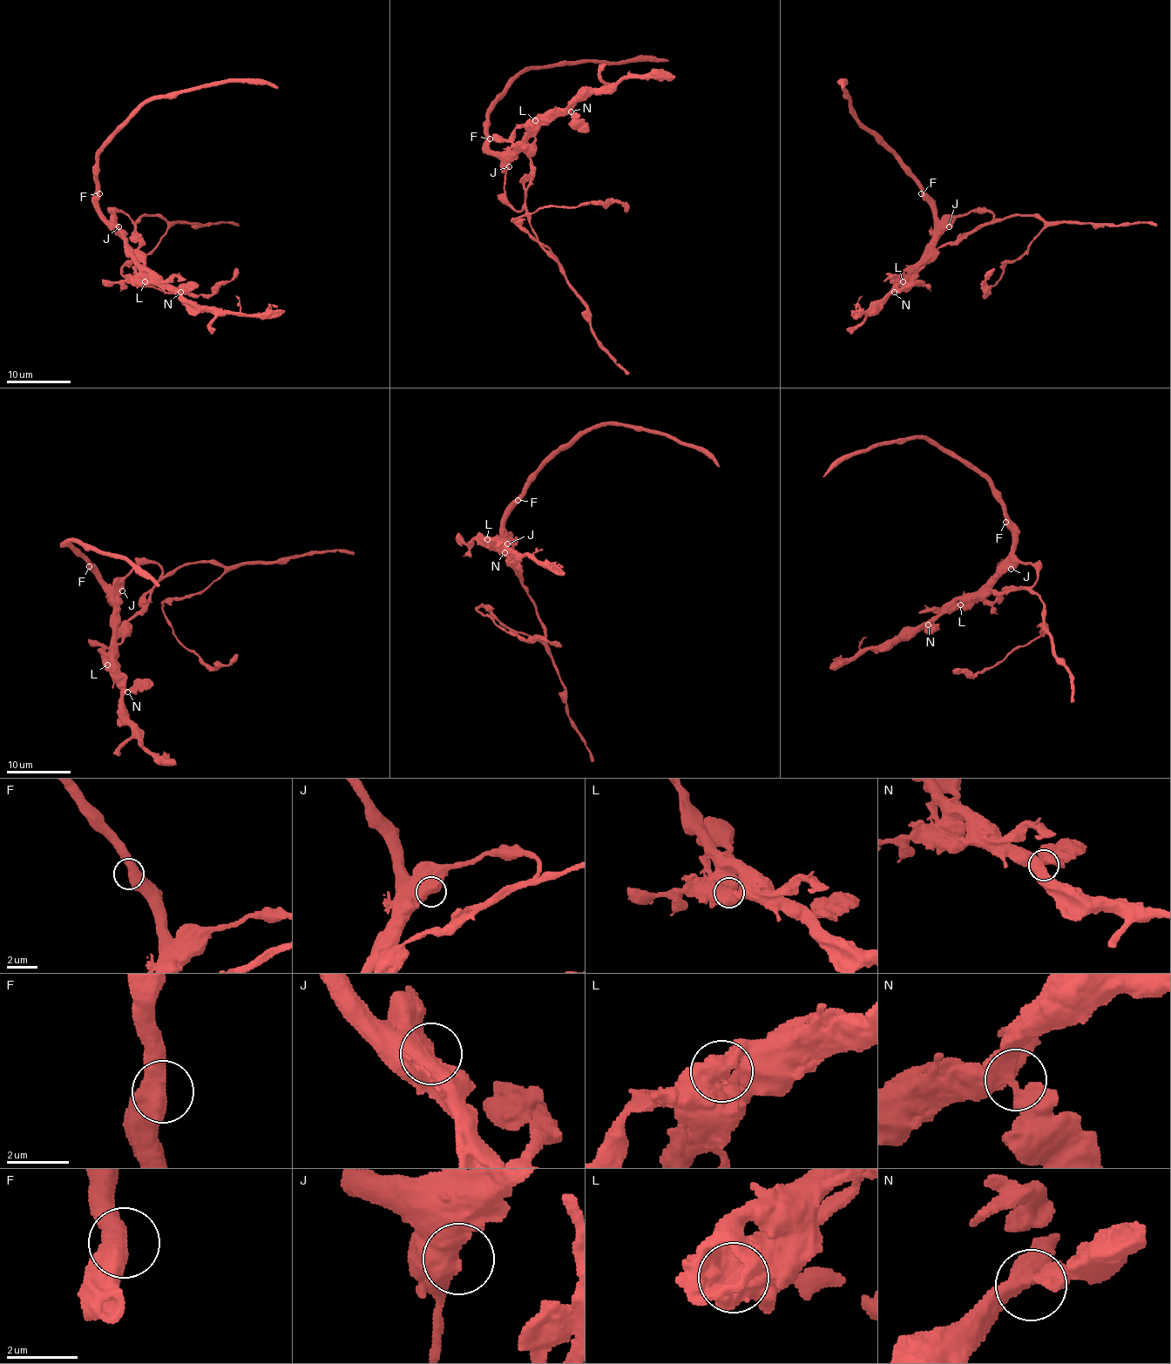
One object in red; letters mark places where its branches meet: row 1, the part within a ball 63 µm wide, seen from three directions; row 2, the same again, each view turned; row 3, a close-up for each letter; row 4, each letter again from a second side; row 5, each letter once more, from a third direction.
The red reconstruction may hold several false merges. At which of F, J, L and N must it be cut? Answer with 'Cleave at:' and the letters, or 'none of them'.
Cleave at: L

